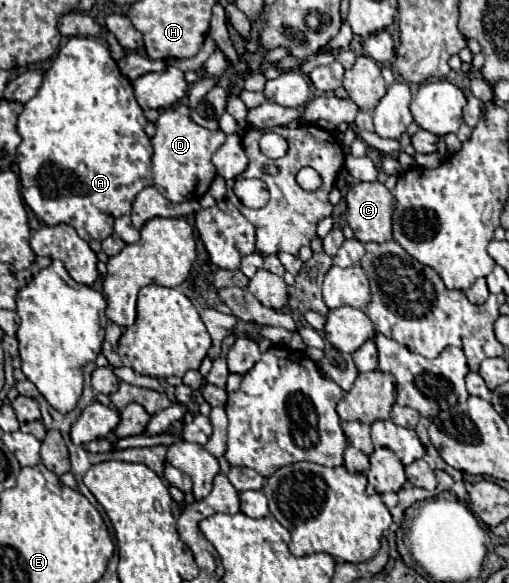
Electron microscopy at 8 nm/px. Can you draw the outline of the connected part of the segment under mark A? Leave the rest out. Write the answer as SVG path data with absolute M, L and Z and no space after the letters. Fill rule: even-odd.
M71 37L63 47L59 47L51 67L45 71L43 75L43 83L39 87L39 91L35 93L35 97L31 97L25 105L23 111L19 115L17 121L17 133L21 135L21 145L17 147L17 163L19 163L19 179L21 179L21 195L25 199L25 203L31 207L31 211L47 225L59 225L59 223L67 223L71 227L77 229L77 233L81 235L81 239L85 241L103 241L105 237L113 235L113 221L121 215L131 215L131 205L135 195L143 189L153 185L153 173L151 173L151 155L153 155L153 147L149 137L145 135L145 115L143 109L139 107L139 103L135 101L133 95L133 87L131 81L125 79L119 69L115 59L111 57L109 49L95 37Z

